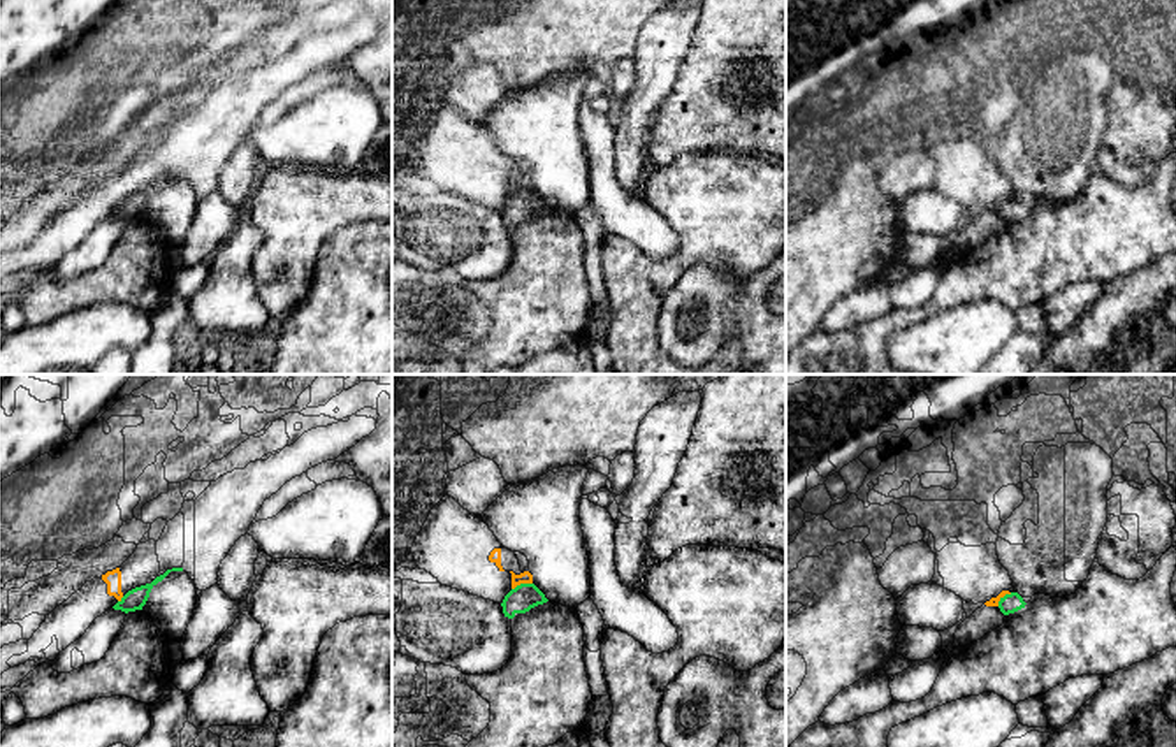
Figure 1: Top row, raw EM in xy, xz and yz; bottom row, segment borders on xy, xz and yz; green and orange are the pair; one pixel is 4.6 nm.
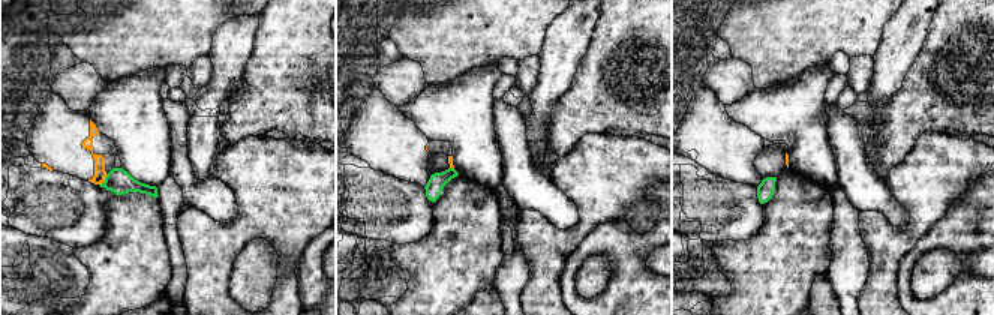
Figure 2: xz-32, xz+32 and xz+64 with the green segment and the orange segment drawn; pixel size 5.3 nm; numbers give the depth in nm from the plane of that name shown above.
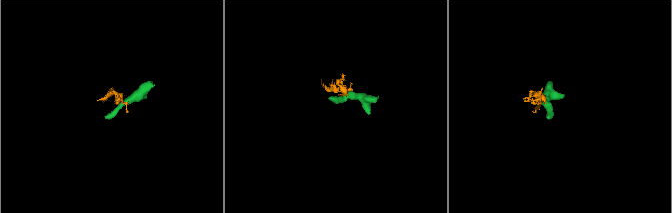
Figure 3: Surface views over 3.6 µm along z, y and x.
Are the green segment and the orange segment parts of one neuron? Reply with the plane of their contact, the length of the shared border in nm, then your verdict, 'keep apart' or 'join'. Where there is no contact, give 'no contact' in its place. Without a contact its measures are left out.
xz | 100 nm | keep apart

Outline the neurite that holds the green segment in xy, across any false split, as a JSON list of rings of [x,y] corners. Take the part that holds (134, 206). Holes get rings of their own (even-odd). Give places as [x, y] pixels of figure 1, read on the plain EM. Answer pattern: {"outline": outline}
{"outline": [[[183,174],[167,176],[163,181],[156,183],[151,190],[128,197],[113,214],[121,216],[125,220],[142,216],[142,213],[146,211],[149,204],[151,195],[158,188],[162,188],[171,178],[183,178]]]}

